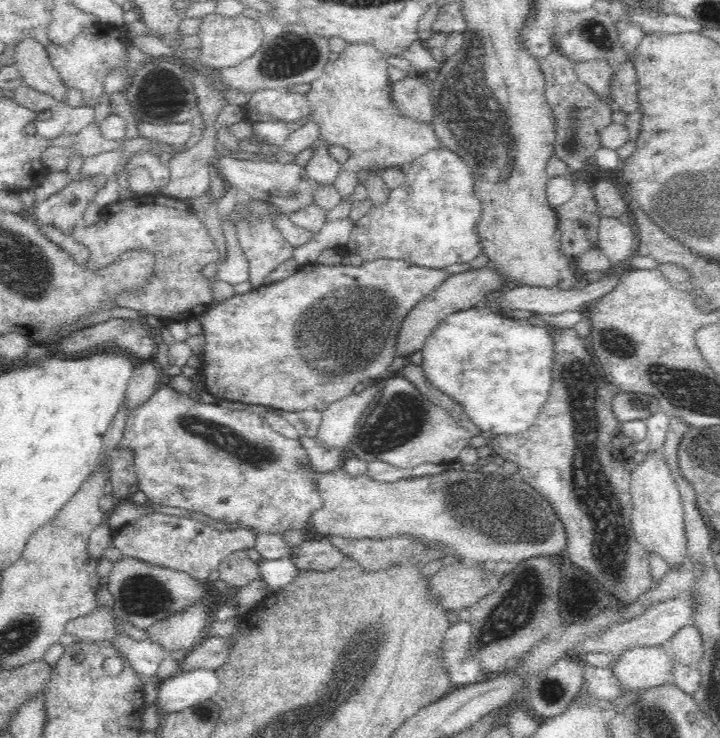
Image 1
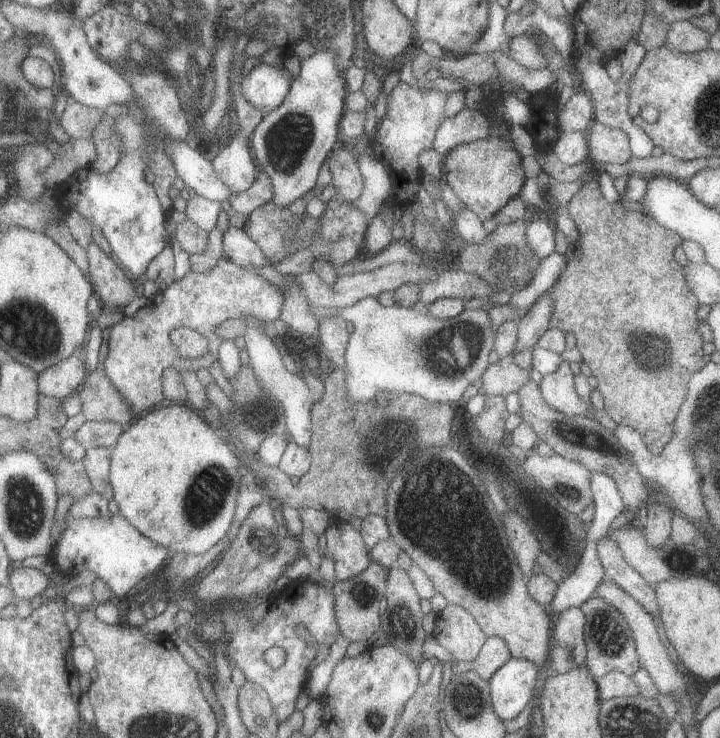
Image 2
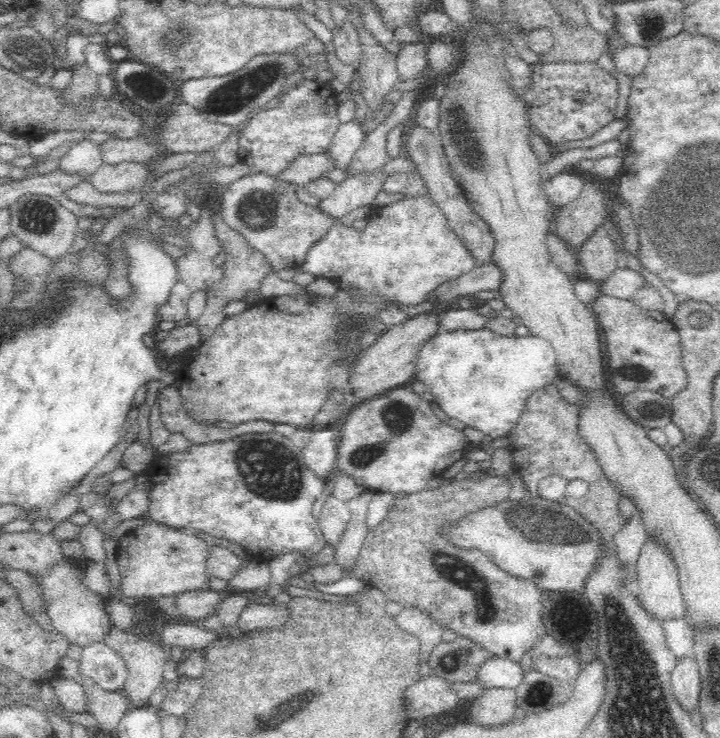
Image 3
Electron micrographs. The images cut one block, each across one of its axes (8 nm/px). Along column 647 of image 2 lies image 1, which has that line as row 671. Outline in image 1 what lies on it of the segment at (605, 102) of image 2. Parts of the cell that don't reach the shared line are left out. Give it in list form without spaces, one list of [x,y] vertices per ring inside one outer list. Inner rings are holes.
[[[120,636],[116,640],[108,640],[116,650],[120,650],[122,656],[126,656],[134,668],[134,672],[142,678],[158,678],[160,664],[168,660],[184,662],[188,650],[166,650],[150,640],[134,640],[130,636]]]

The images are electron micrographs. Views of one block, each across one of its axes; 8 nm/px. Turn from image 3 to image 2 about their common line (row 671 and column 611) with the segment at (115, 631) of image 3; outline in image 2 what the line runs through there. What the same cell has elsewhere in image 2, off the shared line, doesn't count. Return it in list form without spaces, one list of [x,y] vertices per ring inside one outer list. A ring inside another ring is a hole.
[[[593,122],[587,140],[589,140],[589,160],[595,166],[607,166],[607,164],[627,166],[627,162],[633,158],[629,138],[621,130]]]

